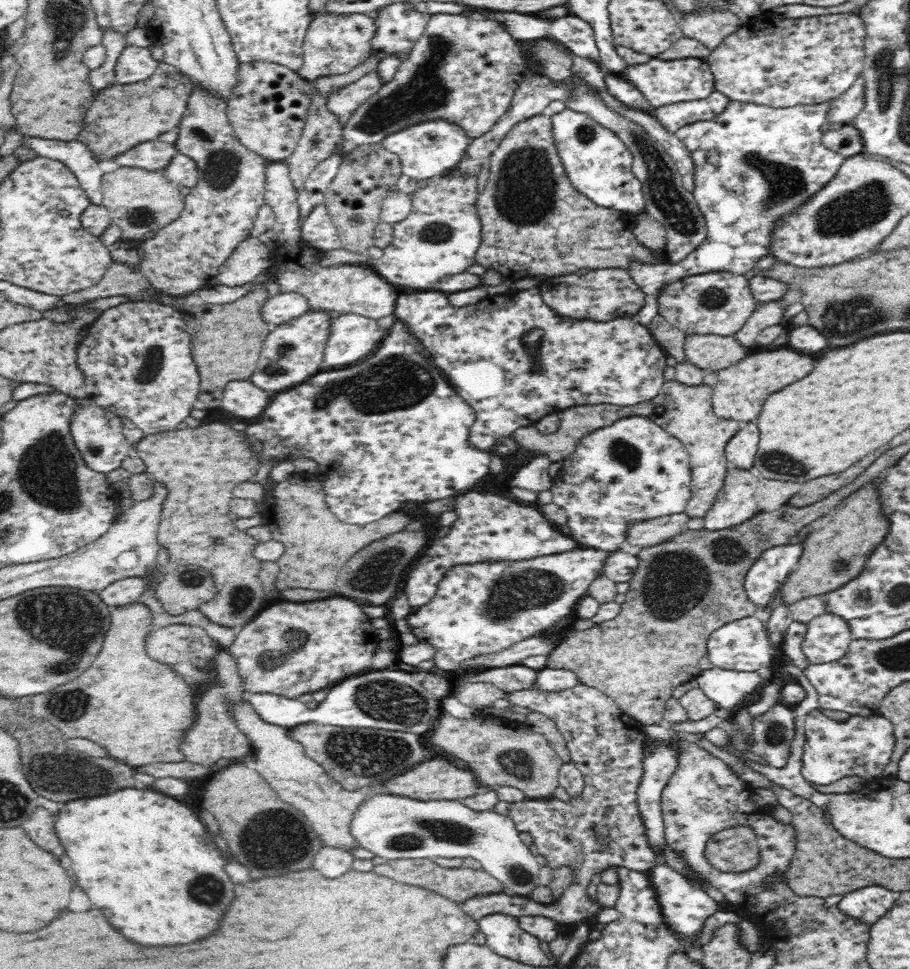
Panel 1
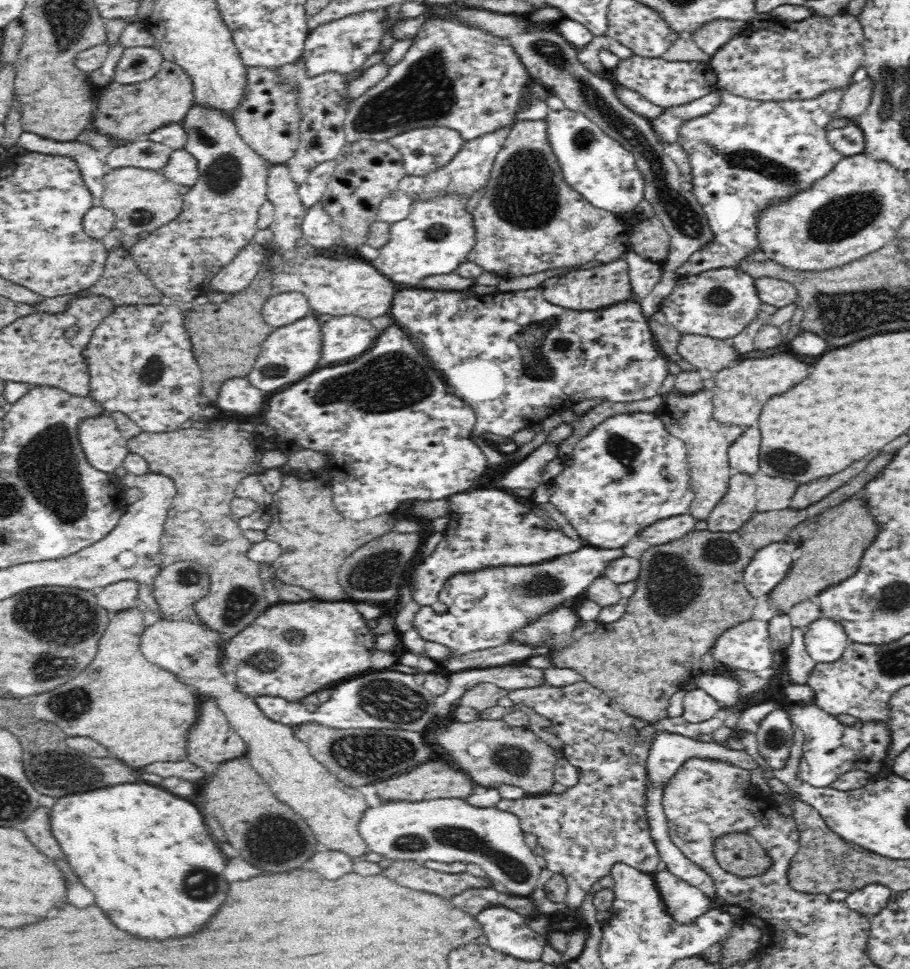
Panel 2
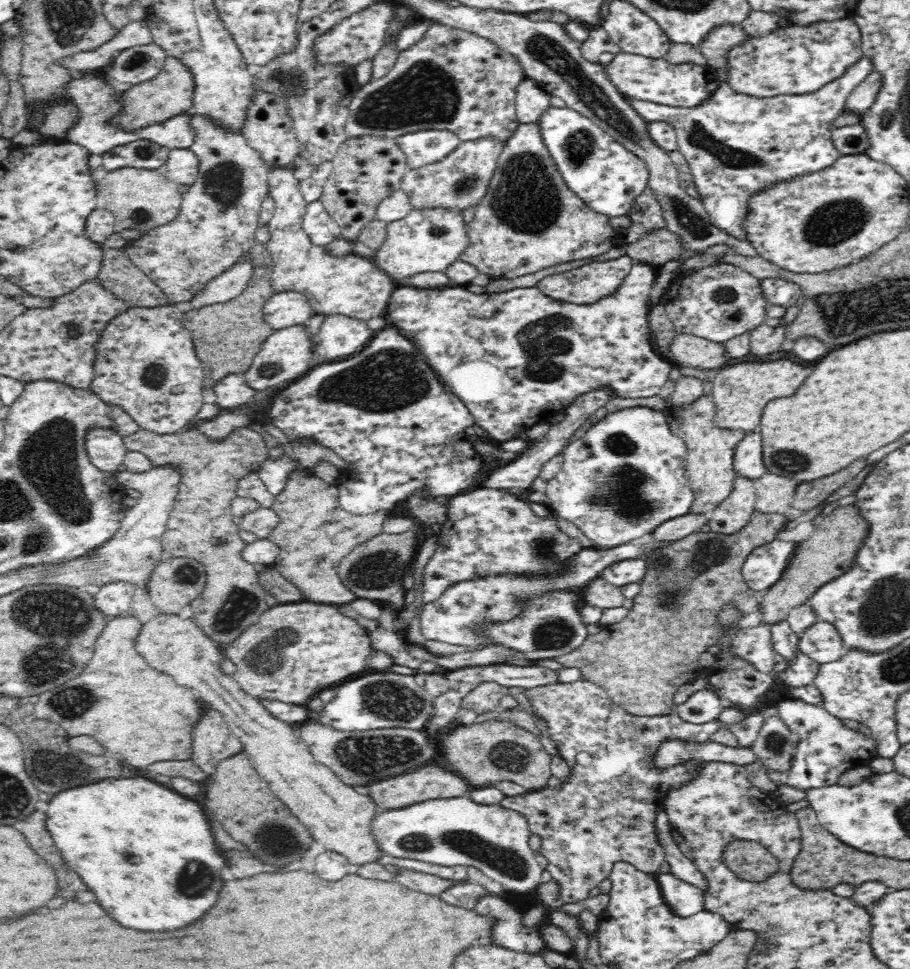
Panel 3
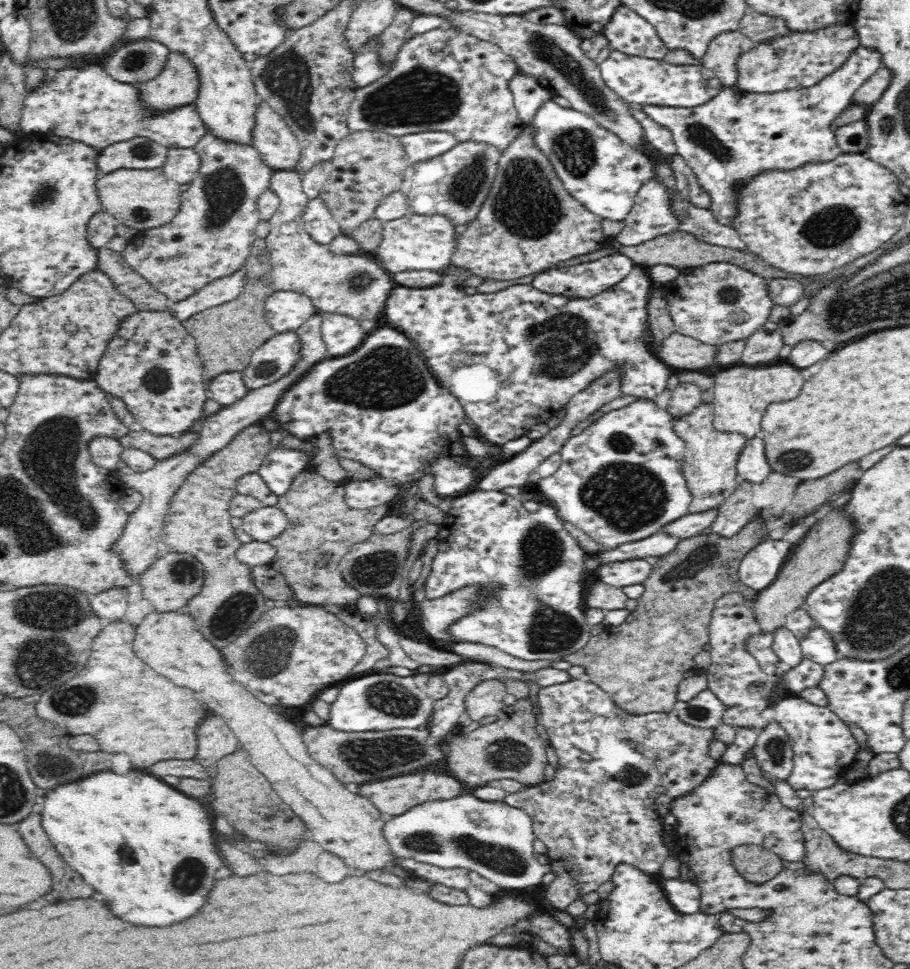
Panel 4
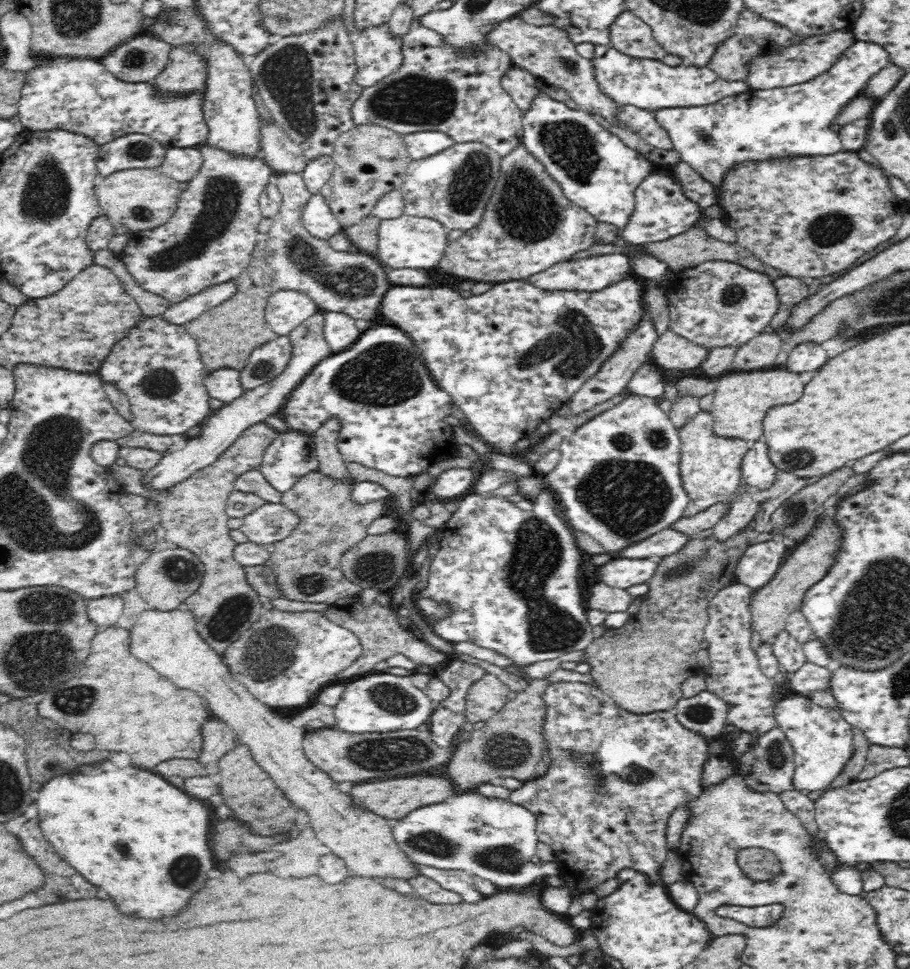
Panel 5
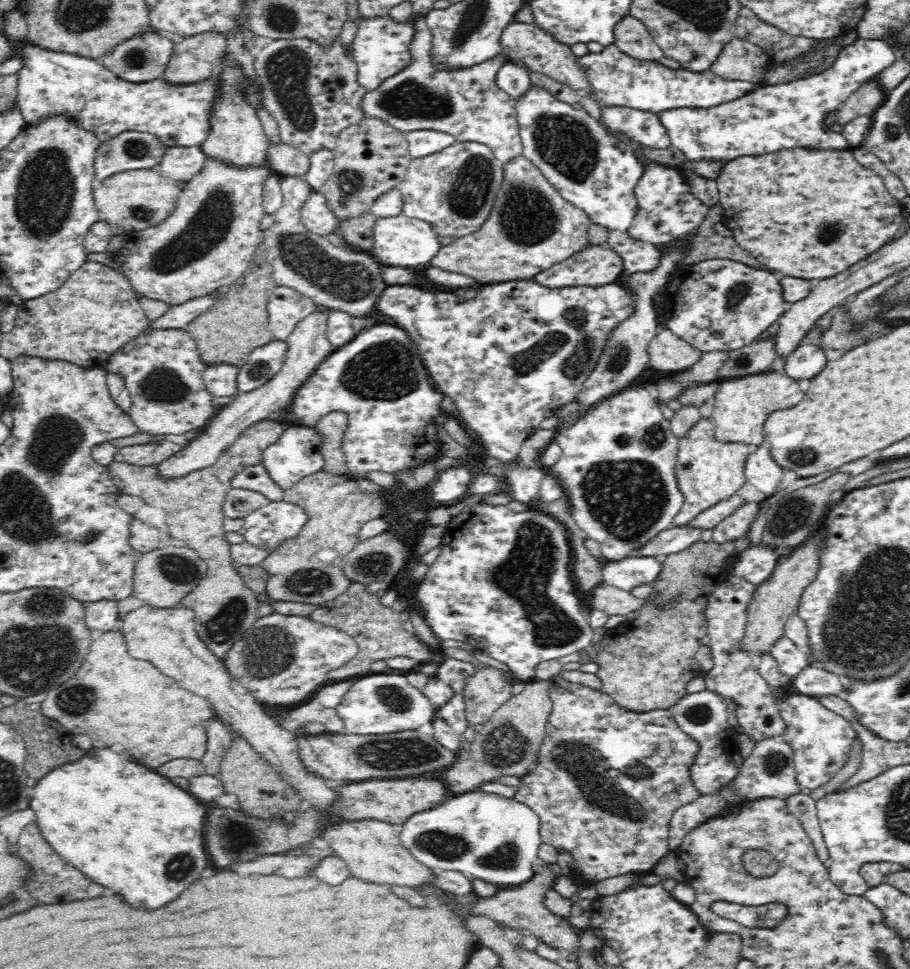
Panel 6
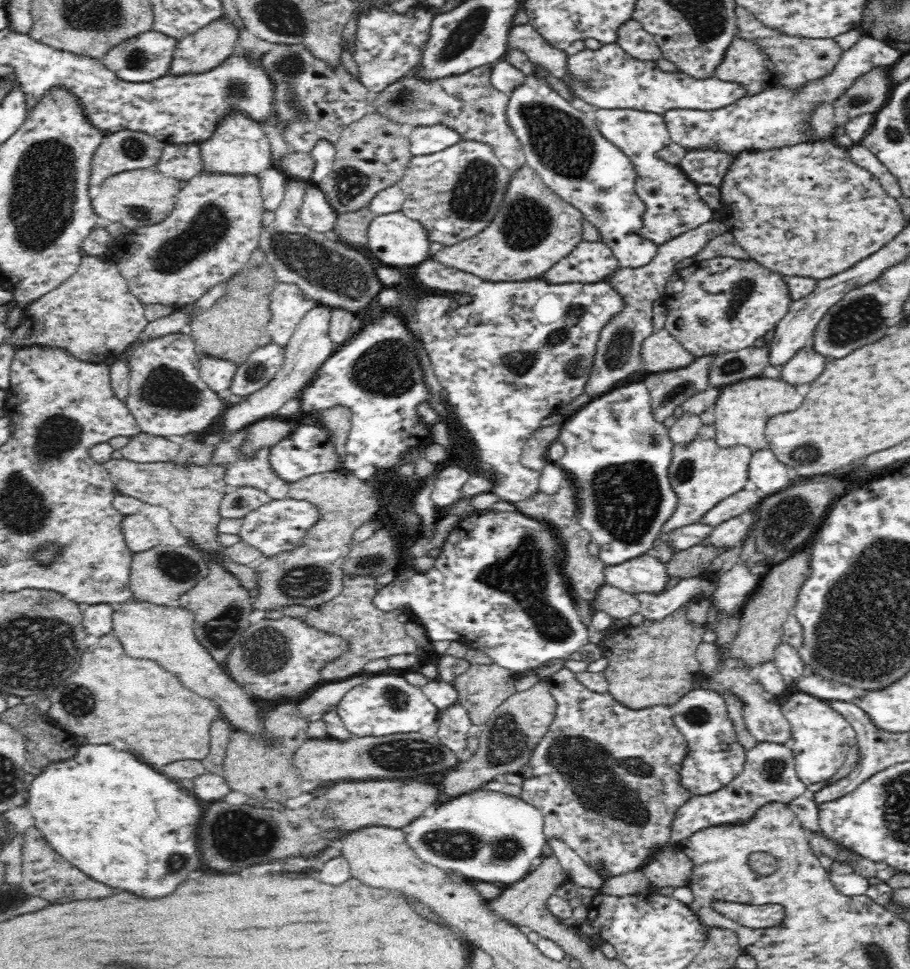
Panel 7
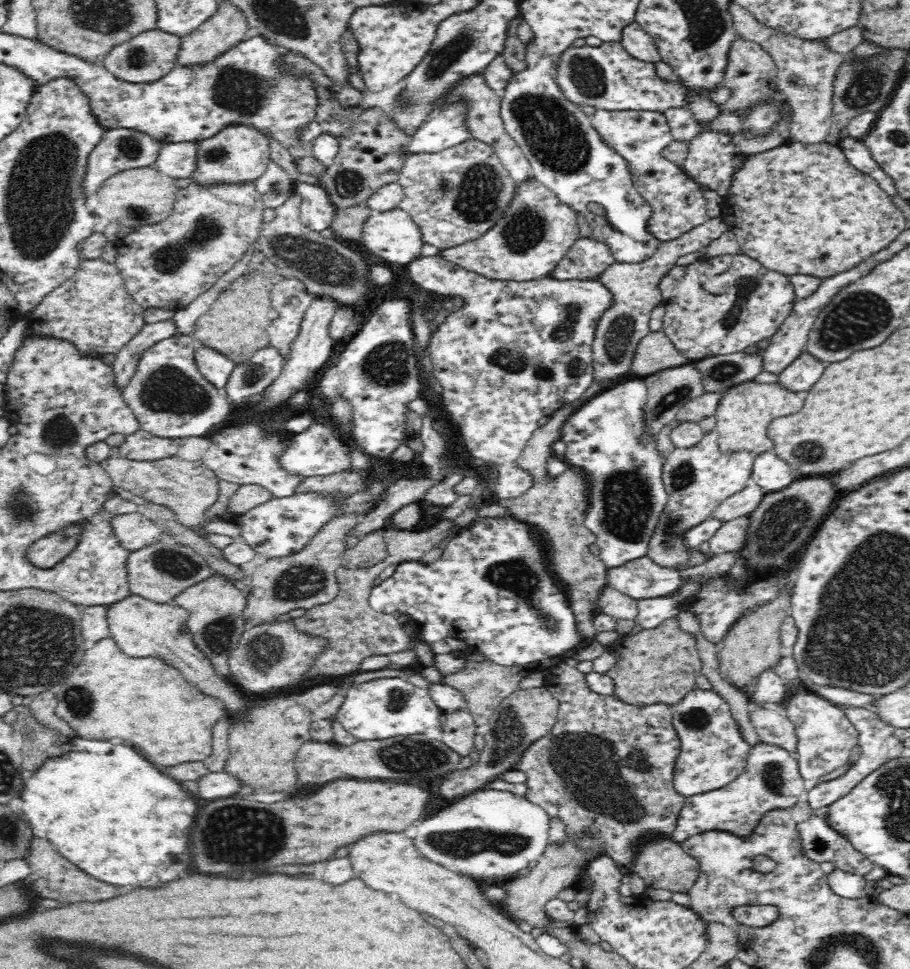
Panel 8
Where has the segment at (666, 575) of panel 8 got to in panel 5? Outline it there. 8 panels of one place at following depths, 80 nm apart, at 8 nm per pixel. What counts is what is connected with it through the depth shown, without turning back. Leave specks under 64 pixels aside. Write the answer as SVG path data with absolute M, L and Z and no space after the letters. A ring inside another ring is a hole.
M612 558L600 565L598 580L614 588L630 588L644 584L656 573L657 559Z

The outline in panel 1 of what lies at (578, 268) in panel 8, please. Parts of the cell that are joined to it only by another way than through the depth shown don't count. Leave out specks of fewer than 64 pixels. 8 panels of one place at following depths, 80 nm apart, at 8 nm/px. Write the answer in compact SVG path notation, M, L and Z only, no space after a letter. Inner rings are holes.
M621 268L590 271L584 276L576 273L561 277L547 277L538 286L546 307L567 320L592 320L606 324L612 320L634 318L646 306L646 293L628 271Z

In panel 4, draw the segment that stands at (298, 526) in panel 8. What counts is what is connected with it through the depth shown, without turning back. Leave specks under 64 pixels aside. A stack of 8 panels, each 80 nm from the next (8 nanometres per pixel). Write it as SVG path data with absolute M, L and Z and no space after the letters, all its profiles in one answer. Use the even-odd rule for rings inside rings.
M264 507L254 509L243 517L241 528L244 529L253 540L266 540L270 542L277 534L284 530L285 516L280 509Z

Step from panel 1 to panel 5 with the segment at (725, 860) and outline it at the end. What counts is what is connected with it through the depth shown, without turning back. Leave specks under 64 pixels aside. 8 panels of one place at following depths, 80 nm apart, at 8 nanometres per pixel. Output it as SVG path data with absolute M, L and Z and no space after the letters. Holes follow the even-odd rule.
M747 847L736 856L742 872L756 882L770 880L780 874L781 860L769 849L763 847Z

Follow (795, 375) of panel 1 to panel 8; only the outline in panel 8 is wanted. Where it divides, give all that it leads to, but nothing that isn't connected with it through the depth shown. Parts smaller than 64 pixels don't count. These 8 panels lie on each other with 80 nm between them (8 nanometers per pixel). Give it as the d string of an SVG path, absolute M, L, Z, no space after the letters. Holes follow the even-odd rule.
M750 380L728 388L718 402L715 412L715 432L719 436L719 449L722 452L748 450L755 455L772 450L772 440L767 436L770 422L780 416L798 412L804 404L806 394L792 392L779 382L761 383Z

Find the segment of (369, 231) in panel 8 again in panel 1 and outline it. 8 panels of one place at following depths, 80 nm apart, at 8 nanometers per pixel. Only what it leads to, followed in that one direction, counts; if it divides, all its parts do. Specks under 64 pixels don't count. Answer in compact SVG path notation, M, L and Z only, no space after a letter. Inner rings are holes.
M457 165L449 170L444 170L442 174L430 176L430 178L426 178L424 180L418 180L418 188L416 188L416 190L412 192L412 195L410 195L412 212L404 220L401 220L393 225L394 240L385 249L383 249L383 256L375 260L373 269L376 270L376 272L378 272L391 285L394 285L396 288L403 291L438 290L437 286L446 277L468 272L467 270L470 266L477 264L475 259L476 251L478 250L482 240L482 223L477 211L477 200L480 194L478 192L477 184L478 179L476 174L467 174L467 172L458 171Z

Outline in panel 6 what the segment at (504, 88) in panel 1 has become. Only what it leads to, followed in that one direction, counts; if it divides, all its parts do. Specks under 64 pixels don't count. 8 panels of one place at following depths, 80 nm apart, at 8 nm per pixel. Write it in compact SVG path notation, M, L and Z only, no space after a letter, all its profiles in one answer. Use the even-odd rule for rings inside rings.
M415 17L412 27L414 27L414 38L408 46L410 64L404 66L398 74L384 80L376 90L366 92L365 98L358 104L362 118L380 119L403 133L437 130L454 136L458 142L482 143L491 148L496 158L503 164L523 154L523 142L519 136L519 124L515 112L517 100L503 92L496 82L498 71L503 64L510 62L510 58L504 52L498 52L494 58L484 60L477 65L441 70L441 64L435 64L431 58L433 34L424 17Z

